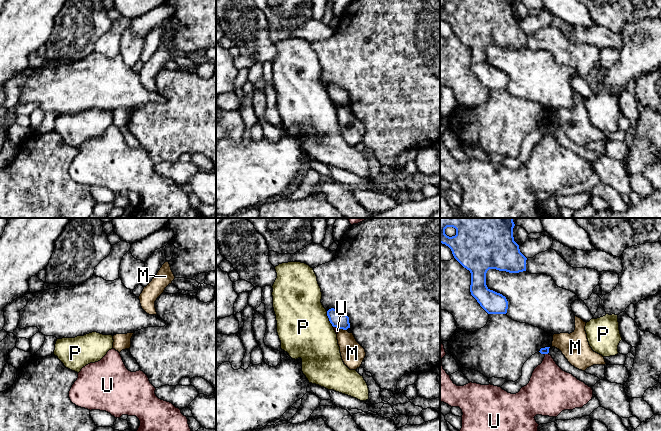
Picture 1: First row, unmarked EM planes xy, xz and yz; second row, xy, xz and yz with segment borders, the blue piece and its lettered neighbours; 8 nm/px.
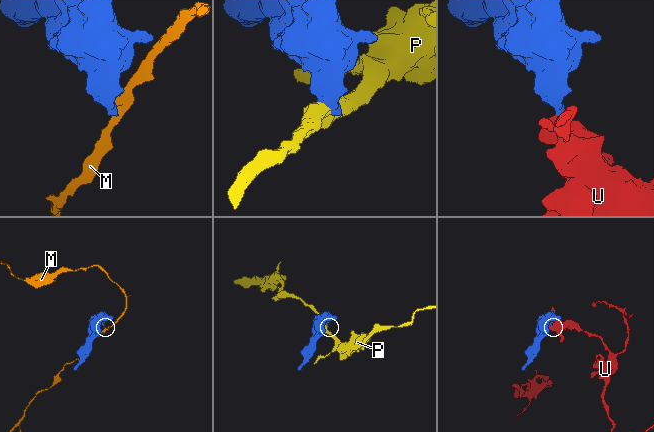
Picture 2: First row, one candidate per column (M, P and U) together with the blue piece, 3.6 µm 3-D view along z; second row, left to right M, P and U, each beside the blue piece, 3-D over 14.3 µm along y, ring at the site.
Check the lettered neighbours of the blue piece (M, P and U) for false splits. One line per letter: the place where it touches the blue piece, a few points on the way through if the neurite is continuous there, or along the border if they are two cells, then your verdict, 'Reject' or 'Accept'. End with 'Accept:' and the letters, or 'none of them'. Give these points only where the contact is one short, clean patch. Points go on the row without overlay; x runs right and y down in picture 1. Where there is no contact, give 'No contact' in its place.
M: Touches blue at xz (343, 105). Boundary: xz (340, 104), (346, 106). Reject
P: Touches blue at xz (329, 95). Reject
U: Touches blue at xz (336, 103). Boundary: xz (333, 102), (339, 105). Reject
Accept: none of them

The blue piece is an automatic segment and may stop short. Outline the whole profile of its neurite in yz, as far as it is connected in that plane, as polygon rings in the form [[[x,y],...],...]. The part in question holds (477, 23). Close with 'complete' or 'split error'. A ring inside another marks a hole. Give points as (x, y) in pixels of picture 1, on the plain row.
[[[440,0],[440,19],[448,22],[454,34],[471,49],[471,71],[488,90],[506,90],[508,77],[505,72],[490,66],[486,61],[486,49],[489,45],[519,49],[526,47],[527,34],[520,28],[519,21],[514,17],[513,4],[515,0]],[[447,3],[456,5],[456,11],[449,13],[445,10]]]; complete

